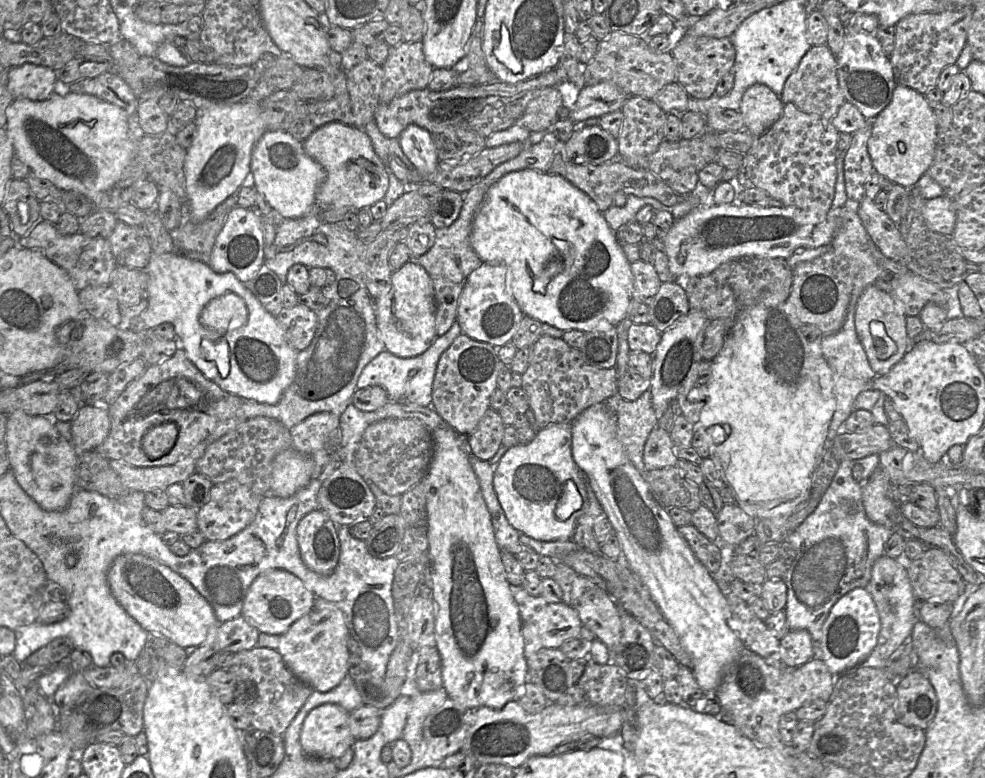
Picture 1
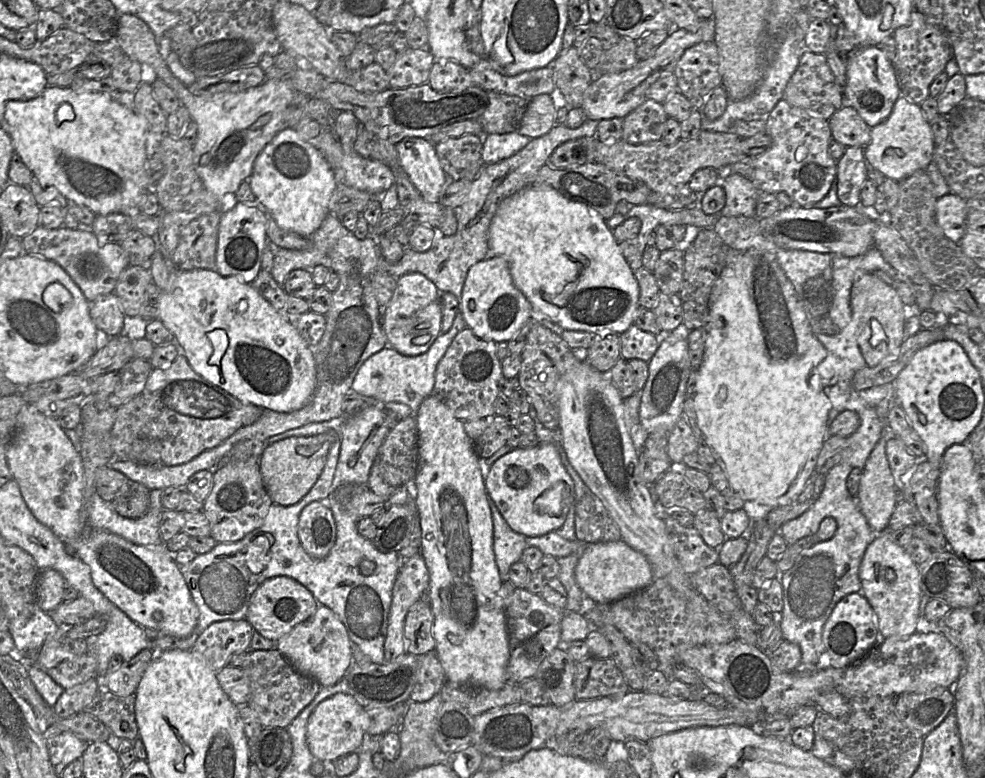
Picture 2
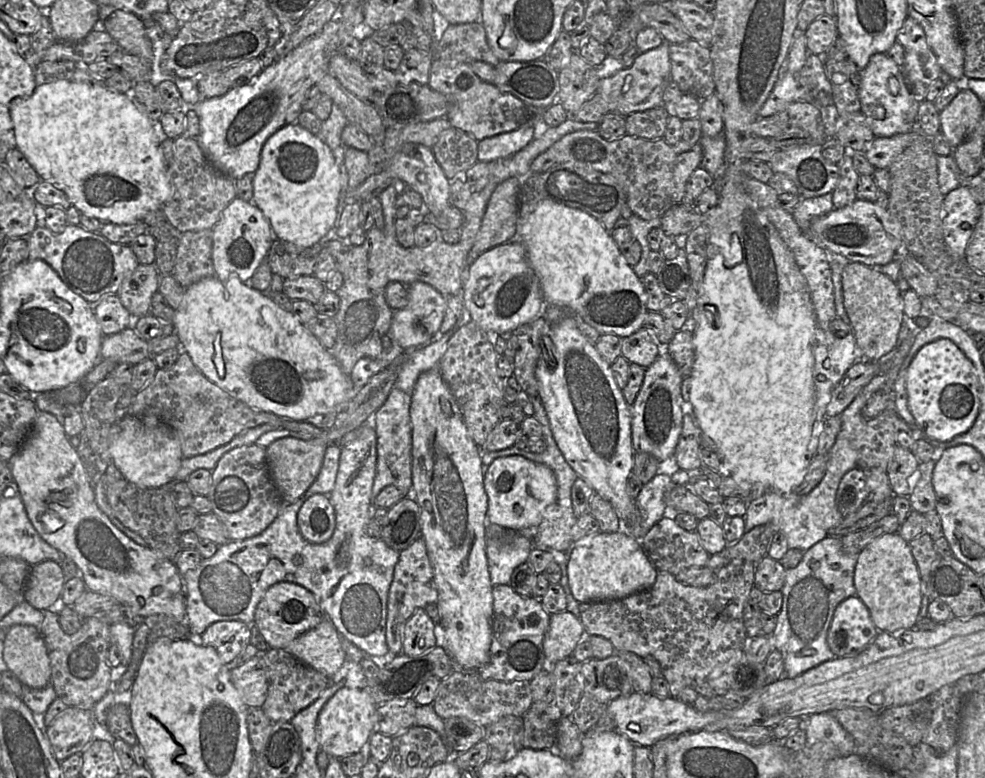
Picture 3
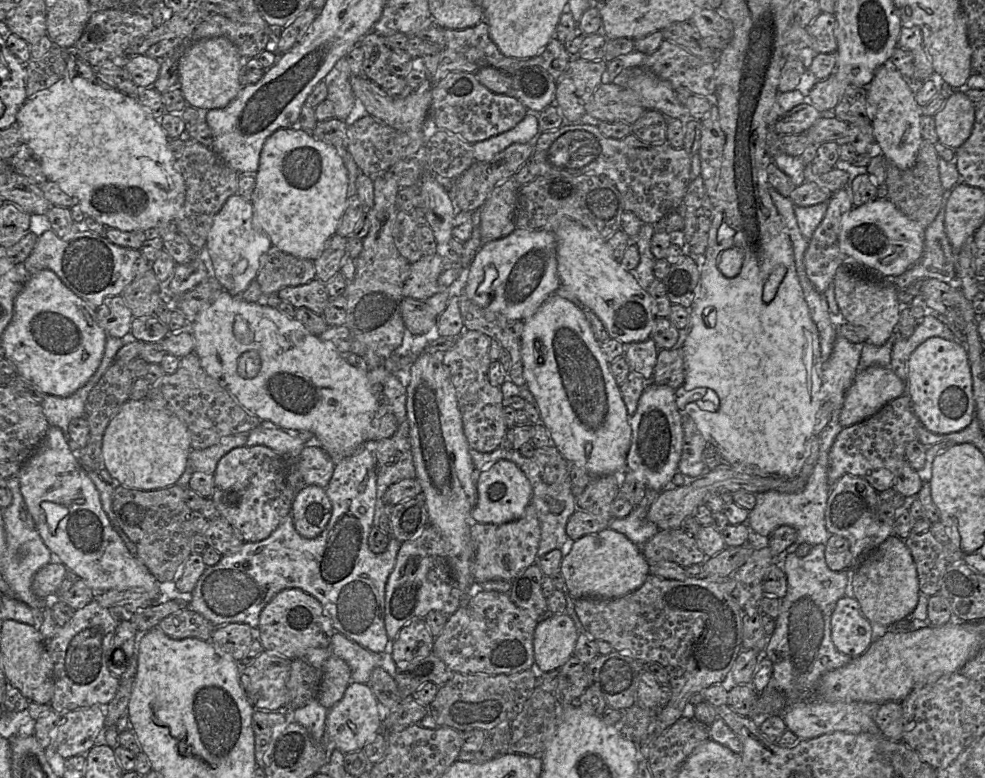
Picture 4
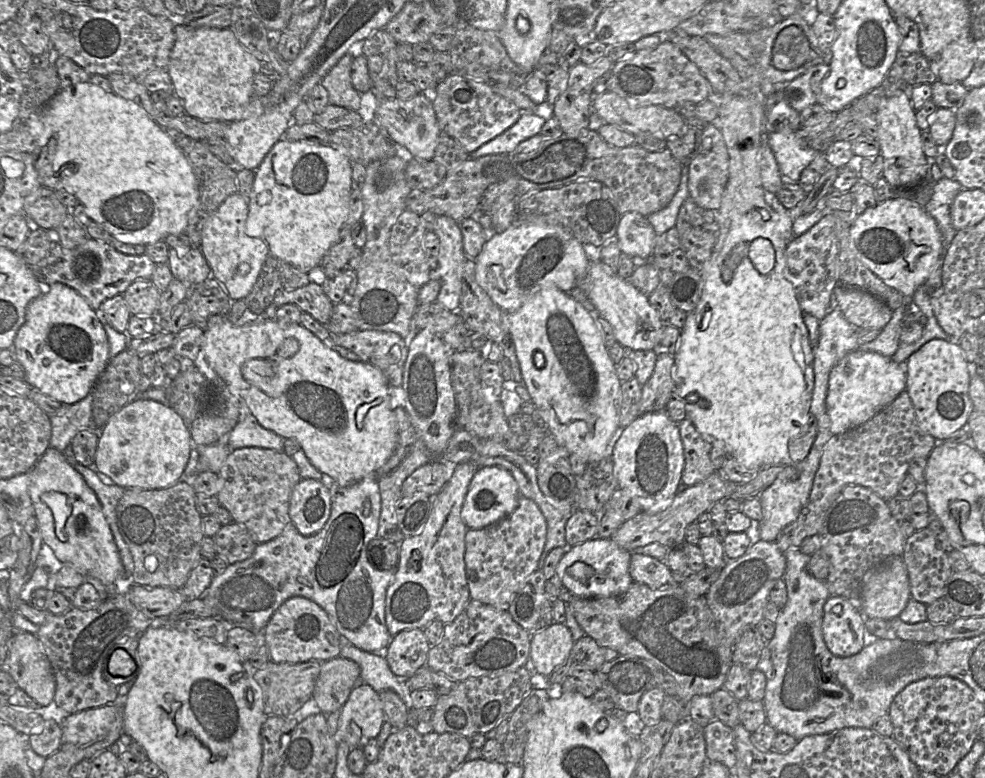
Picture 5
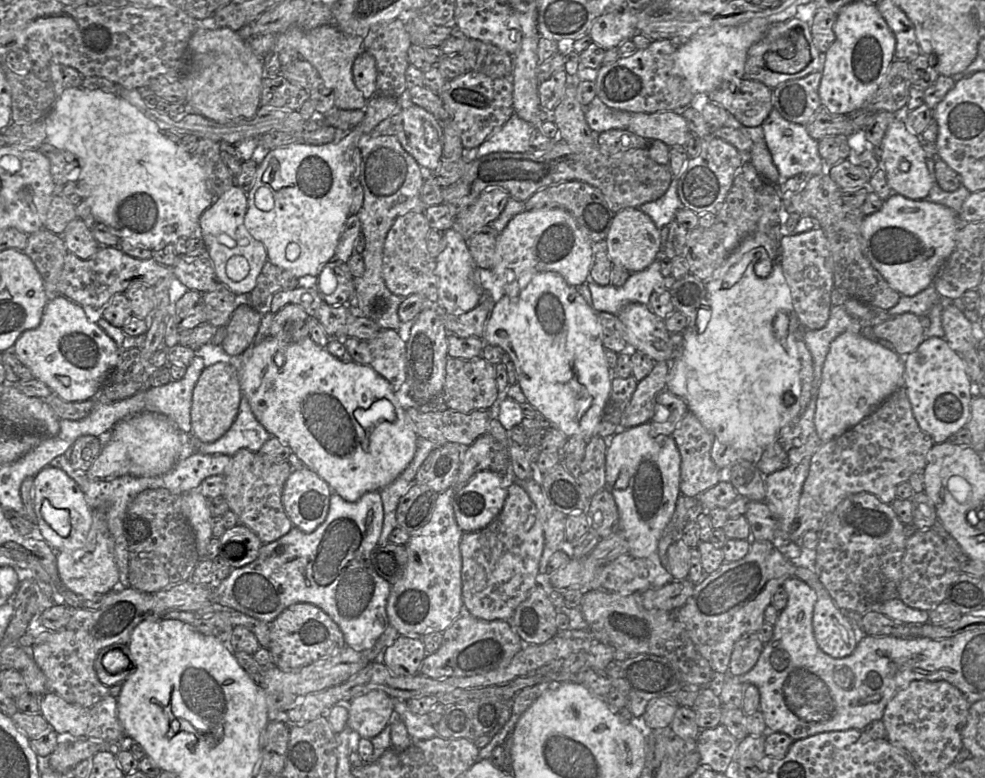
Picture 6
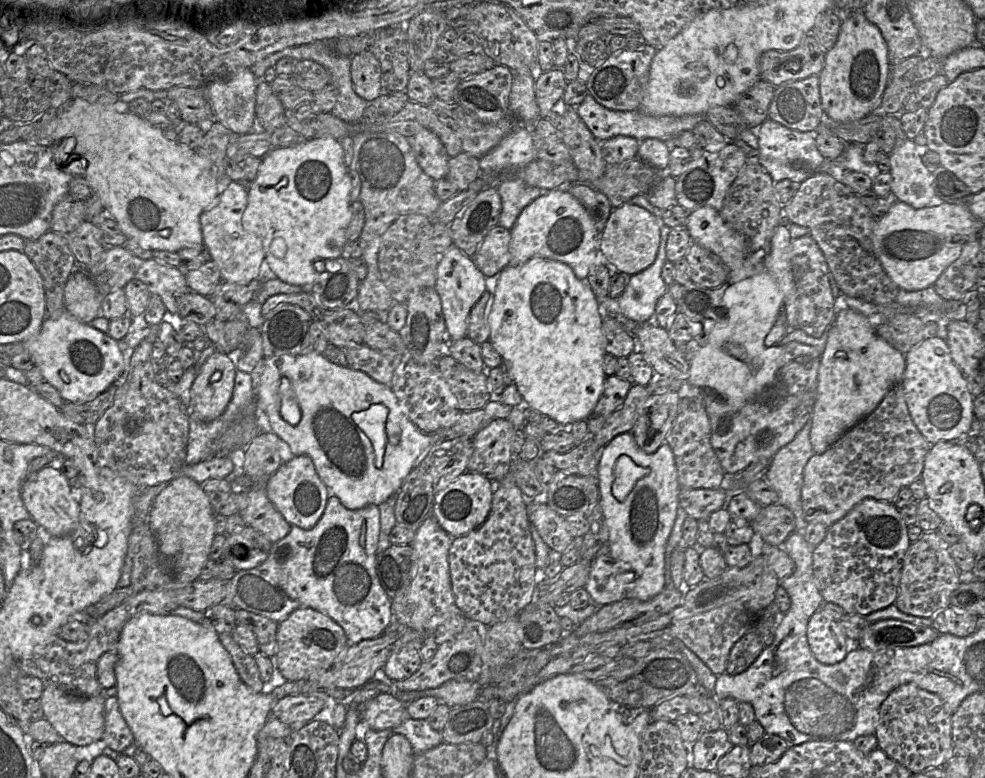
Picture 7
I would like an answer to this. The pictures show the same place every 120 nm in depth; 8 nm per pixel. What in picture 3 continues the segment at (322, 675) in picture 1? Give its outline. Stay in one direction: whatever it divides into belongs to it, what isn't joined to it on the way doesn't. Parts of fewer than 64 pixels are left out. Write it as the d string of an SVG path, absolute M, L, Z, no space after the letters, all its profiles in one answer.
M329 619L295 638L284 650L307 666L334 677L345 660L341 635Z

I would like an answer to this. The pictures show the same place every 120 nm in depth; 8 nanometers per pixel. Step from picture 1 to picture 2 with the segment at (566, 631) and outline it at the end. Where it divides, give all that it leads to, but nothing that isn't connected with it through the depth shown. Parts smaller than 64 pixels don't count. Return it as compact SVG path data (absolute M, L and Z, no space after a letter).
M509 580L502 583L504 612L509 642L508 682L521 683L534 678L543 660L561 644L561 620L564 611L548 605L540 595L515 587Z

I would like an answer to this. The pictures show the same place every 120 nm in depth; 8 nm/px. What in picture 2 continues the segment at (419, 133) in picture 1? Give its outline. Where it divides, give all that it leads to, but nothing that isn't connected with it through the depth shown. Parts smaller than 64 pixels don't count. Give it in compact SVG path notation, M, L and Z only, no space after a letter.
M407 137L396 145L399 161L409 179L427 202L438 202L449 182L435 145L426 138Z

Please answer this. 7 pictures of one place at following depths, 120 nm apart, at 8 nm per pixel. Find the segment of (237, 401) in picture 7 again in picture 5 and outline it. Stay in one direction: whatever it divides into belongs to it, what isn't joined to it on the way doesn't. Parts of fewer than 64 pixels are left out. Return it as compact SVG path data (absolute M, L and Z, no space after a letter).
M239 397L239 412L238 423L225 438L231 450L260 447L278 452L283 451L285 439L262 427L241 397Z

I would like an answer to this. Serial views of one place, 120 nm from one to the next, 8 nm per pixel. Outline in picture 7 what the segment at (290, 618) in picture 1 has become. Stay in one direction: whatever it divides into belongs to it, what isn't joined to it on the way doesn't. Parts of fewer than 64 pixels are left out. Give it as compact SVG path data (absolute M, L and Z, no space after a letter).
M298 608L278 623L274 662L290 682L307 680L313 673L329 668L349 645L344 630L334 620L312 608Z

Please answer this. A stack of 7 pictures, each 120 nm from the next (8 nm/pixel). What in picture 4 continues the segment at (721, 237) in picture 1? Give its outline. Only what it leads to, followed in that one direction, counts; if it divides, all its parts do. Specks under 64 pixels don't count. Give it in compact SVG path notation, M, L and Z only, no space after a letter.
M889 199L854 207L841 224L839 246L853 263L882 276L899 276L921 257L925 229L905 216Z

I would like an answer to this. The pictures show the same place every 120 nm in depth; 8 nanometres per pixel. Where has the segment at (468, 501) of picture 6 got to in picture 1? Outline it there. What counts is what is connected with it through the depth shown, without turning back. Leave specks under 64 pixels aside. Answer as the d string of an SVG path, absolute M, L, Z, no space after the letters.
M559 423L540 429L529 444L509 448L495 466L493 487L508 522L521 534L540 541L569 540L572 539L579 517L588 507L588 495L581 473L572 456L572 423Z

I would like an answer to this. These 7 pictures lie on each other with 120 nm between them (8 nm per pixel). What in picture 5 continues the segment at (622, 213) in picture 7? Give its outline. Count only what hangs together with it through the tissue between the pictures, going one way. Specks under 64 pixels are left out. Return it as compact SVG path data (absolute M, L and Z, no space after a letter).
M638 212L621 216L616 232L621 252L640 260L651 260L657 234L648 219Z

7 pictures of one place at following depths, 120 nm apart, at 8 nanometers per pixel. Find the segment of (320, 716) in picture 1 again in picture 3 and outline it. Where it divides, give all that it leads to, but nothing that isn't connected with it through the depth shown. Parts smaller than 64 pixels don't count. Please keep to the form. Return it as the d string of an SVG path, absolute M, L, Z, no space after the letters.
M344 686L322 707L317 718L316 738L320 750L331 758L342 758L360 752L362 746L376 732L377 705L363 690Z

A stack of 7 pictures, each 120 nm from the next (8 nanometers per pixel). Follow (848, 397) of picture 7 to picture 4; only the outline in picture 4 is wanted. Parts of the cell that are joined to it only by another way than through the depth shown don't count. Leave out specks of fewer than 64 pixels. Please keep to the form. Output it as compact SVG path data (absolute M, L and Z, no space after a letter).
M869 366L856 374L846 392L840 424L845 428L864 421L904 394L907 394L907 383L890 367Z

